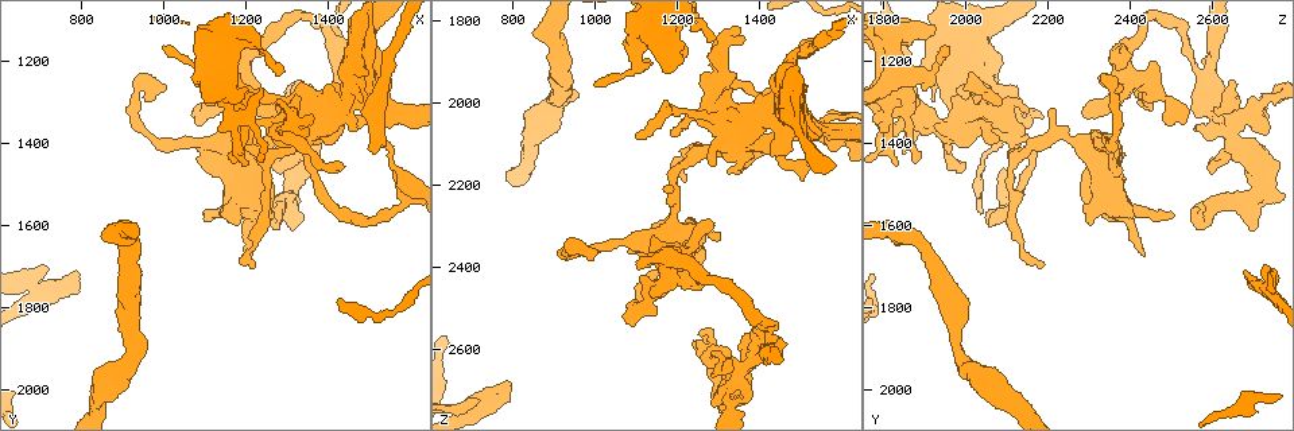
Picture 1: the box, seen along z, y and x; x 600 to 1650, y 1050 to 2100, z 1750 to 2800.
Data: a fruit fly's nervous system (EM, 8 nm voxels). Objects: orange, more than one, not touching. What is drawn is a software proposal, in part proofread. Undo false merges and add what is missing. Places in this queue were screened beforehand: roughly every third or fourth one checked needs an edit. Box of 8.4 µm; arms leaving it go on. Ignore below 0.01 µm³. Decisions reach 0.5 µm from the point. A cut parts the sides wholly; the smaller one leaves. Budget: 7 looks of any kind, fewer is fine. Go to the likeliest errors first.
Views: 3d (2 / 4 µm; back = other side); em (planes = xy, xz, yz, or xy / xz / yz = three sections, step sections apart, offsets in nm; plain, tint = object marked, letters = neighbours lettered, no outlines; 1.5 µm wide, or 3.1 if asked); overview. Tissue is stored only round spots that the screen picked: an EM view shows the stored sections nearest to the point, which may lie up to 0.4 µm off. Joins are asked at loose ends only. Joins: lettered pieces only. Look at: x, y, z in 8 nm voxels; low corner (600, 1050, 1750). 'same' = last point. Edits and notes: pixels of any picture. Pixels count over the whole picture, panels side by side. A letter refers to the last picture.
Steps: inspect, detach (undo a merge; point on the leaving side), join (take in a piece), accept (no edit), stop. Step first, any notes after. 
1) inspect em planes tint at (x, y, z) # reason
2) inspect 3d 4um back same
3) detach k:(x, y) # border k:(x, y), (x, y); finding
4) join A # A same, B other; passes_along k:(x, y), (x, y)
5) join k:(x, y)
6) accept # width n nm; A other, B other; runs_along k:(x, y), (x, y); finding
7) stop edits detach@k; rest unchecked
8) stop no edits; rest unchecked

inspect em planes plain at (1085, 1345, 2530) # free end

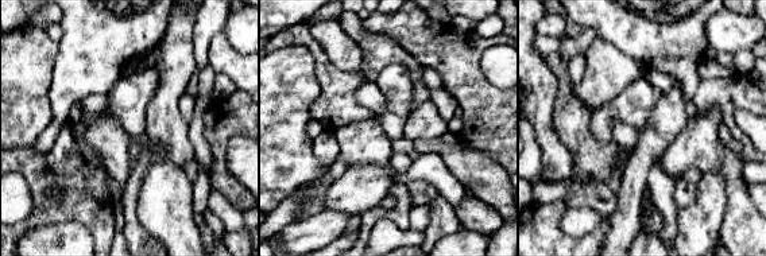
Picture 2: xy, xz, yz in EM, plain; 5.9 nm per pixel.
inspect em planes letters same

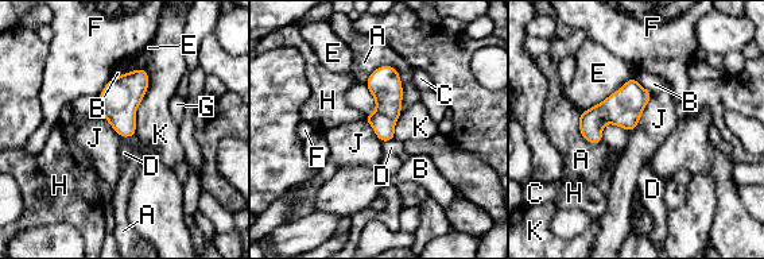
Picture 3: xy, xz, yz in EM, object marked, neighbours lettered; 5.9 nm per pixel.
accept # width 160 nm; A other, B other, C other, D other, E other, F other, G other, H other, J other, K other; border 3:(652, 96), (639, 123), (629, 132); no lettered piece goes on from it

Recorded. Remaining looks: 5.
inspect em planes letters at (1585, 1545, 2090) # abrupt turn

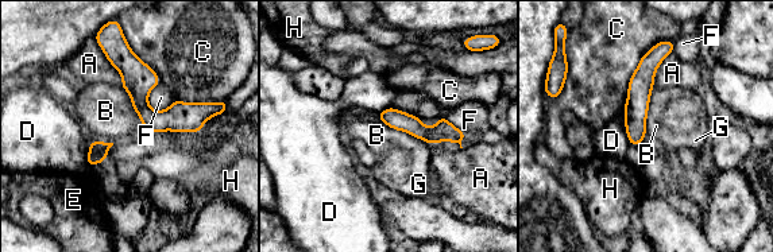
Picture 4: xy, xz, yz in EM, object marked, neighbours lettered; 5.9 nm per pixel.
accept # A other, B other, C other, D other, E other, F other, G other, H other; border 4:(654, 86), (650, 95), (645, 134); one cell here

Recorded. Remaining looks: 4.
inspect 3d 4um at (1515, 1425, 1850) # free end

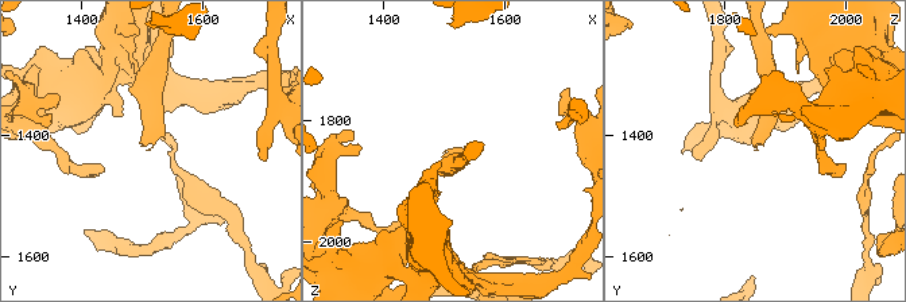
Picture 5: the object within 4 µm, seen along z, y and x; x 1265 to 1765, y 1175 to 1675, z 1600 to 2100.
inspect em planes tint at (1510, 1425, 1850)

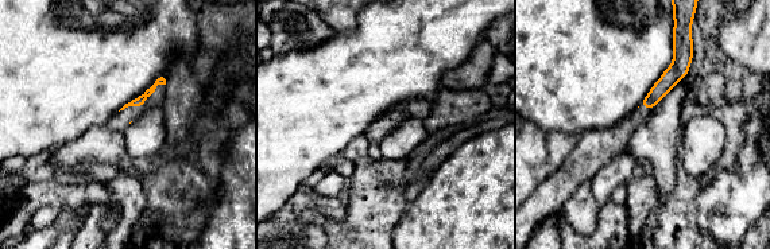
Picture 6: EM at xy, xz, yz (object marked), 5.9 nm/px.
inspect em planes letters same

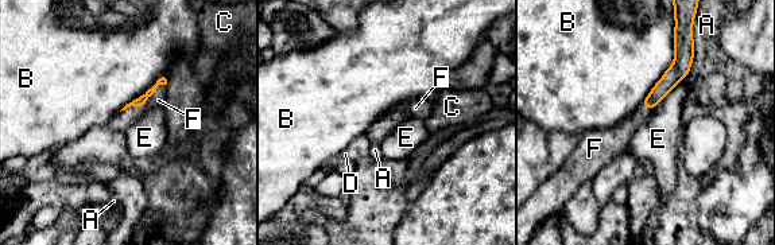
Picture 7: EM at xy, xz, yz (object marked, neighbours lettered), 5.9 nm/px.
join F # width 70 nm; A other, B other, C other, D other, E other, F same; the cell continues

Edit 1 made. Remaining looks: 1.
stop edits join@7; rest unchecked

